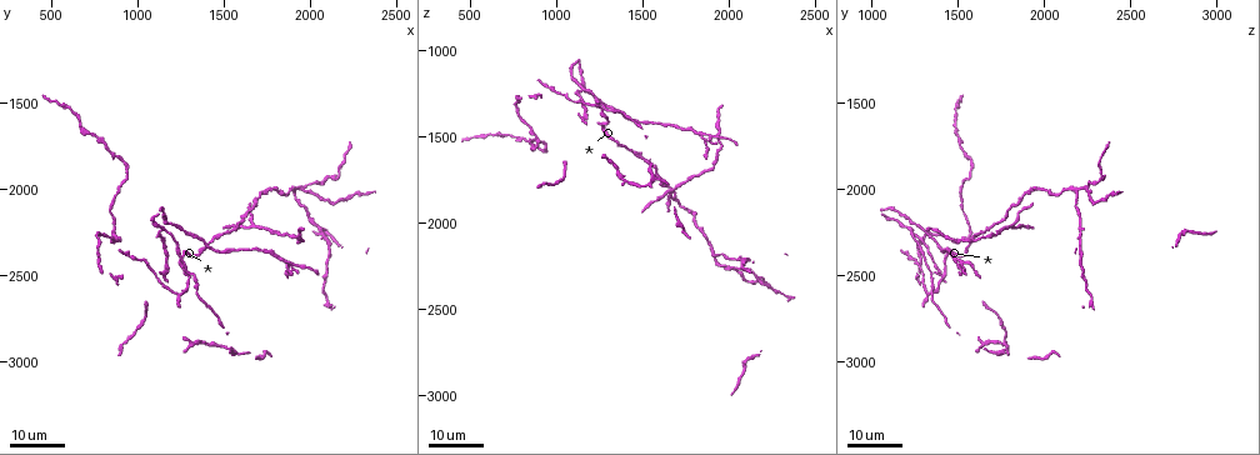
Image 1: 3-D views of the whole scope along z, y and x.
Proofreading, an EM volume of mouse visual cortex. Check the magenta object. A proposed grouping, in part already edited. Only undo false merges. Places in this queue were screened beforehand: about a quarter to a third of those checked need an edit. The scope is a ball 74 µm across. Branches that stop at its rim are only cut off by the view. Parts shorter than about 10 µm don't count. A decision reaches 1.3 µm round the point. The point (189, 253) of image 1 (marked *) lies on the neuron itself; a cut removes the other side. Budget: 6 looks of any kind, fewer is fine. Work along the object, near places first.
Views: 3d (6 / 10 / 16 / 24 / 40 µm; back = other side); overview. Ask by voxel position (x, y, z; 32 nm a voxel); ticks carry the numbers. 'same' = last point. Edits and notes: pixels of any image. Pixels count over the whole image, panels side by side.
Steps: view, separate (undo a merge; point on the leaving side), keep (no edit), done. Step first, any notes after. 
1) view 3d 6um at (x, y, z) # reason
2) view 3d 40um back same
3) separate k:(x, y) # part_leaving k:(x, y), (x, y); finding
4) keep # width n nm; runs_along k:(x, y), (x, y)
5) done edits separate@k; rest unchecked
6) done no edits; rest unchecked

view 3d 16um at (1160, 2220, 1240) # arms part here

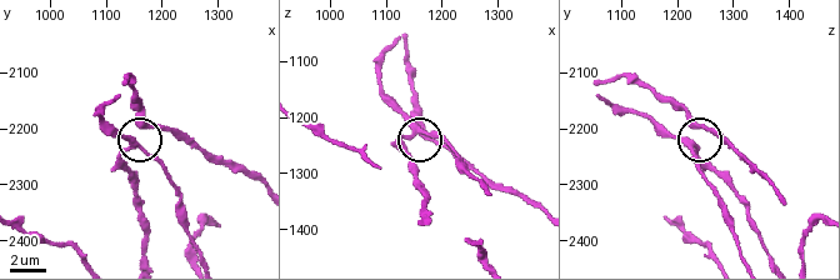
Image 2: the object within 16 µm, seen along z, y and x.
view 3d 10um at (1150, 2225, 1225) # closer look

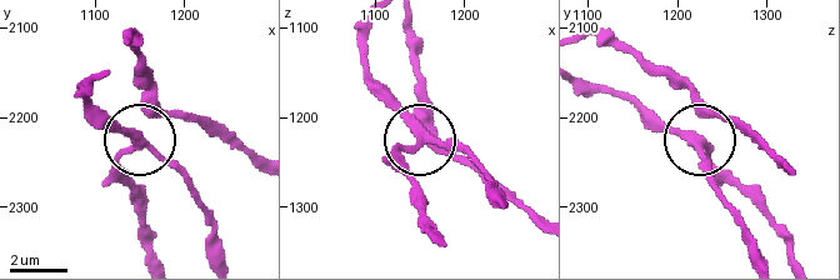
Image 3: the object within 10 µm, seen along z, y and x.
keep # width 260 nm; runs_along 3:(758, 255), (753, 234), (710, 176), (700, 145), (748, 195); continuous, no second neuron

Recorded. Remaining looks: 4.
view 3d 24um at (1300, 2560, 1380) # arms part here

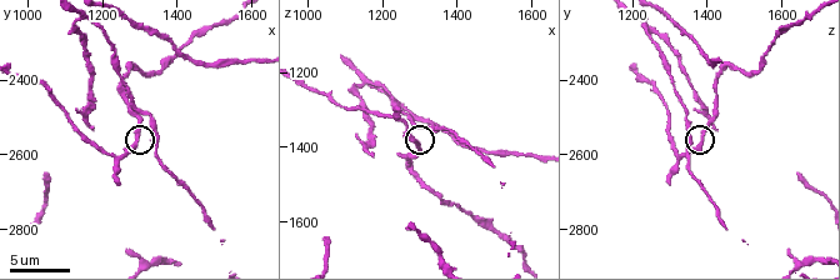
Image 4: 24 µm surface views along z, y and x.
view 3d 10um at (1290, 2550, 1390) # zoom in

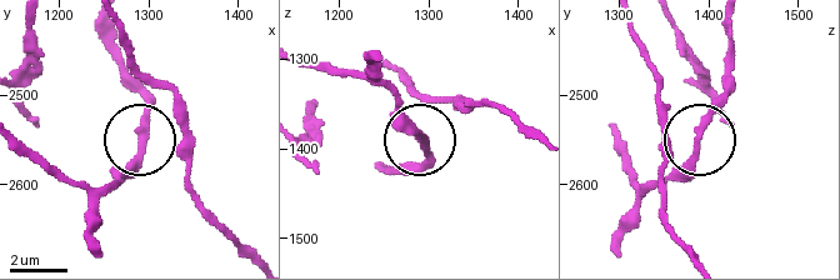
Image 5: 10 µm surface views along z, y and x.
keep # arms 3; runs_along 5:(731, 21), (731, 79), (715, 114), (699, 136), (668, 143); one neuron here

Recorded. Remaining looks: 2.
view 3d 24um at (1960, 1980, 2260) # three arms meet

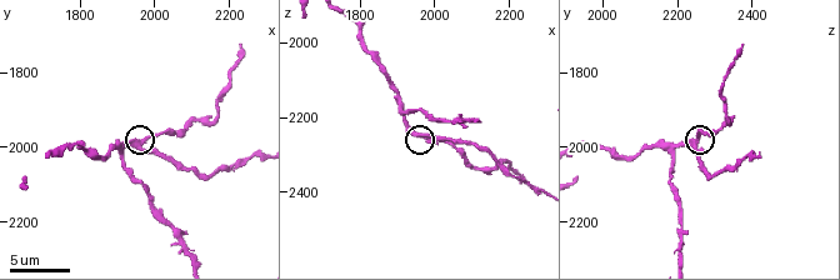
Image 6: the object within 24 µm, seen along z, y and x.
view 3d 10um at (1960, 1990, 2240) # zoom in

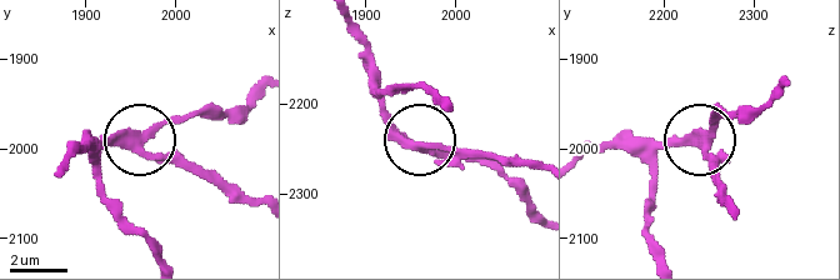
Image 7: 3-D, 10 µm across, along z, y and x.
keep # runs_along 7:(586, 153), (701, 143), (715, 103); all the same neuron

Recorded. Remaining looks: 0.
done no edits; rest unchecked

